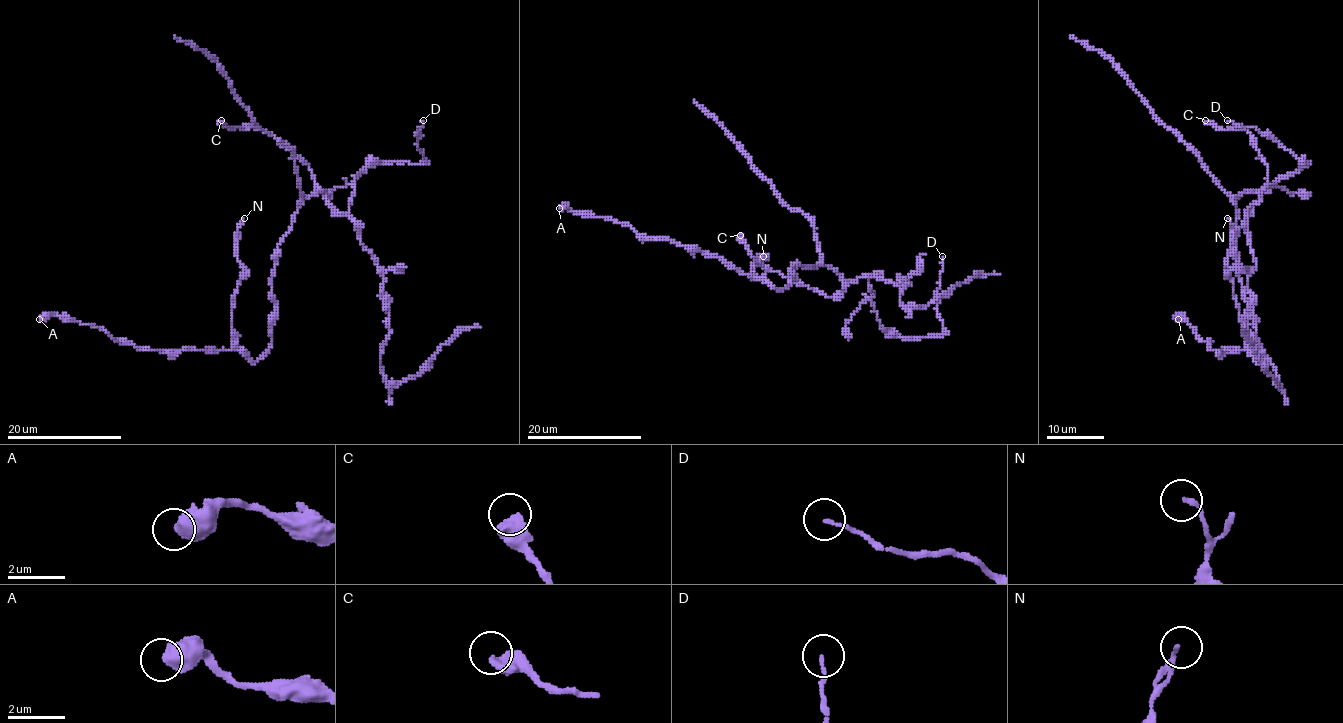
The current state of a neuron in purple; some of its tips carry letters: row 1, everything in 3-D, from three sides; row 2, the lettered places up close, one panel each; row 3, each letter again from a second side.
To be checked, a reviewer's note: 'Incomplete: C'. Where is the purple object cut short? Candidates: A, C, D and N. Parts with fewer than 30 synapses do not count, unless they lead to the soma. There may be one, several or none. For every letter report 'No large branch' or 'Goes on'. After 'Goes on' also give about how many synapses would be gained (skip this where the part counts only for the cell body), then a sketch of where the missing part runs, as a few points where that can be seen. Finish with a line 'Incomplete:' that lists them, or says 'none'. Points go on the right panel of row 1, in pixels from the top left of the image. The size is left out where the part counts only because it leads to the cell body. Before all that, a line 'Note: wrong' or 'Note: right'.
Note: wrong
A: No large branch
C: No large branch
D: No large branch
N: No large branch
Incomplete: none

